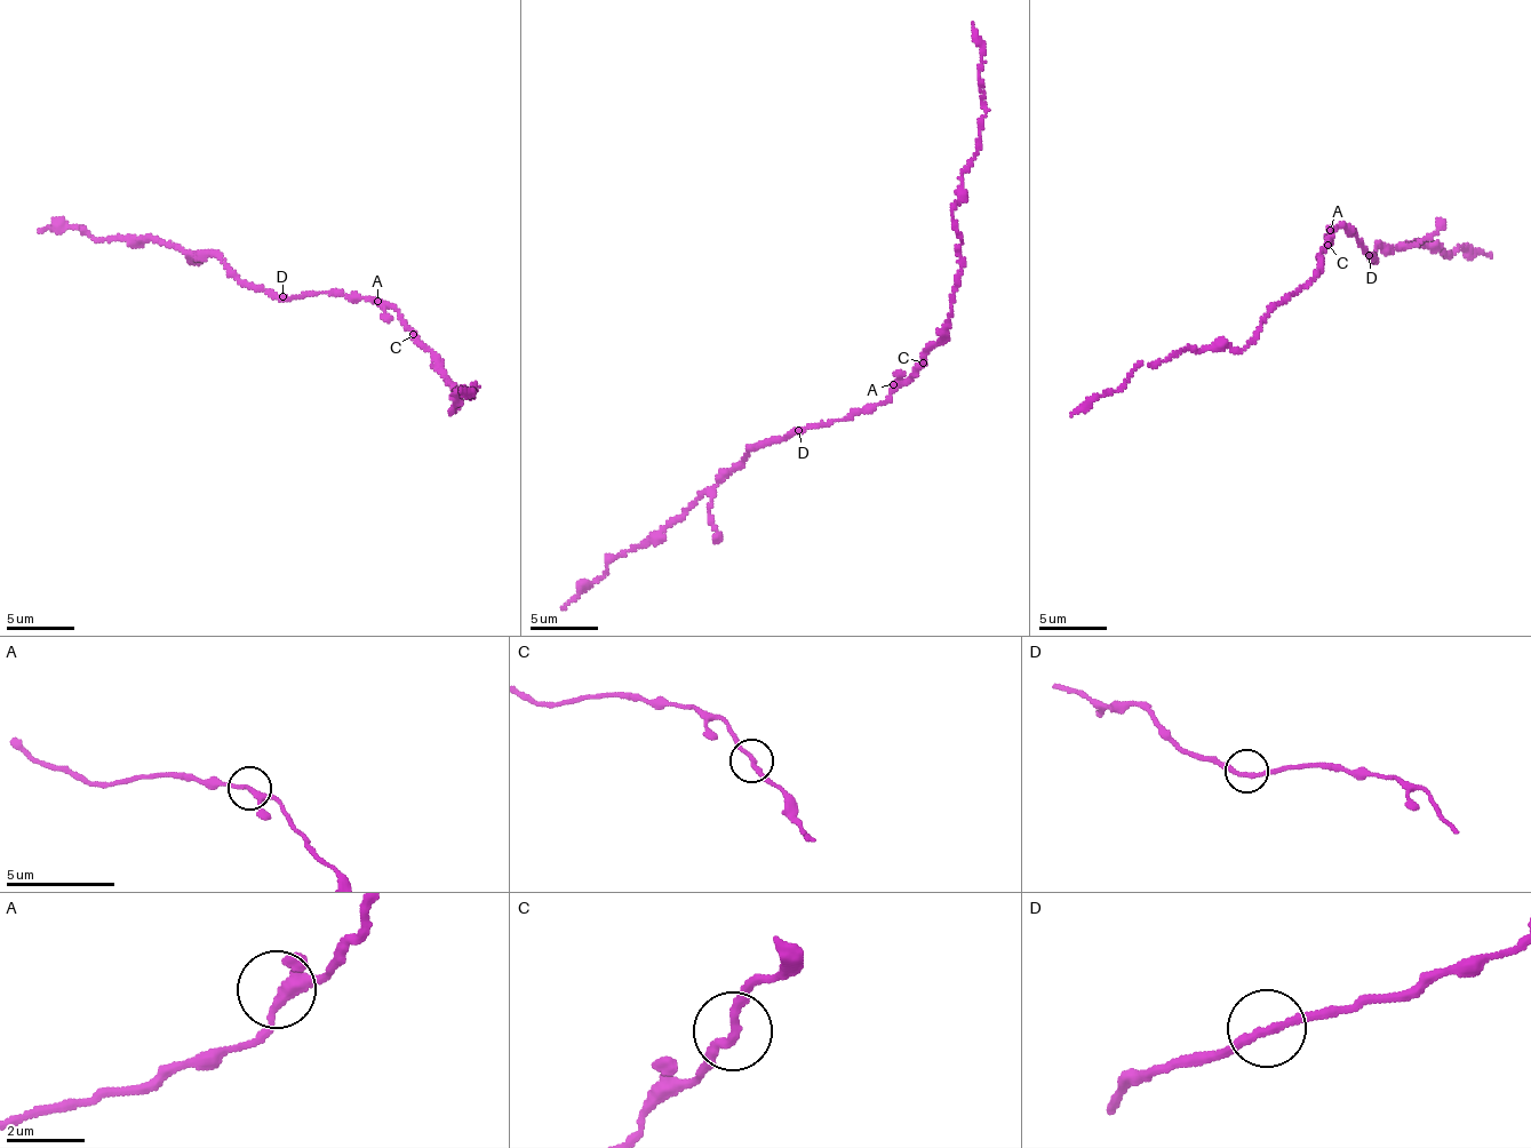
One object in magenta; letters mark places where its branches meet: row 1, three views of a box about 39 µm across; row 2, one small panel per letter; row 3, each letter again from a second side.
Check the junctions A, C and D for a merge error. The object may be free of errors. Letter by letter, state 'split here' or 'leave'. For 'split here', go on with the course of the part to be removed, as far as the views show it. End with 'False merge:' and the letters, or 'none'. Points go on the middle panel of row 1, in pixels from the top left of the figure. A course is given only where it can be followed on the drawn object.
A: leave
C: leave
D: leave
False merge: none

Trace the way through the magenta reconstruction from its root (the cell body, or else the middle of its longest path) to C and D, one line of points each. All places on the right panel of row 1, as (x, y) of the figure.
C: (1332, 228), (1329, 246)
D: (1332, 228), (1345, 225), (1346, 232), (1355, 234), (1369, 255)

